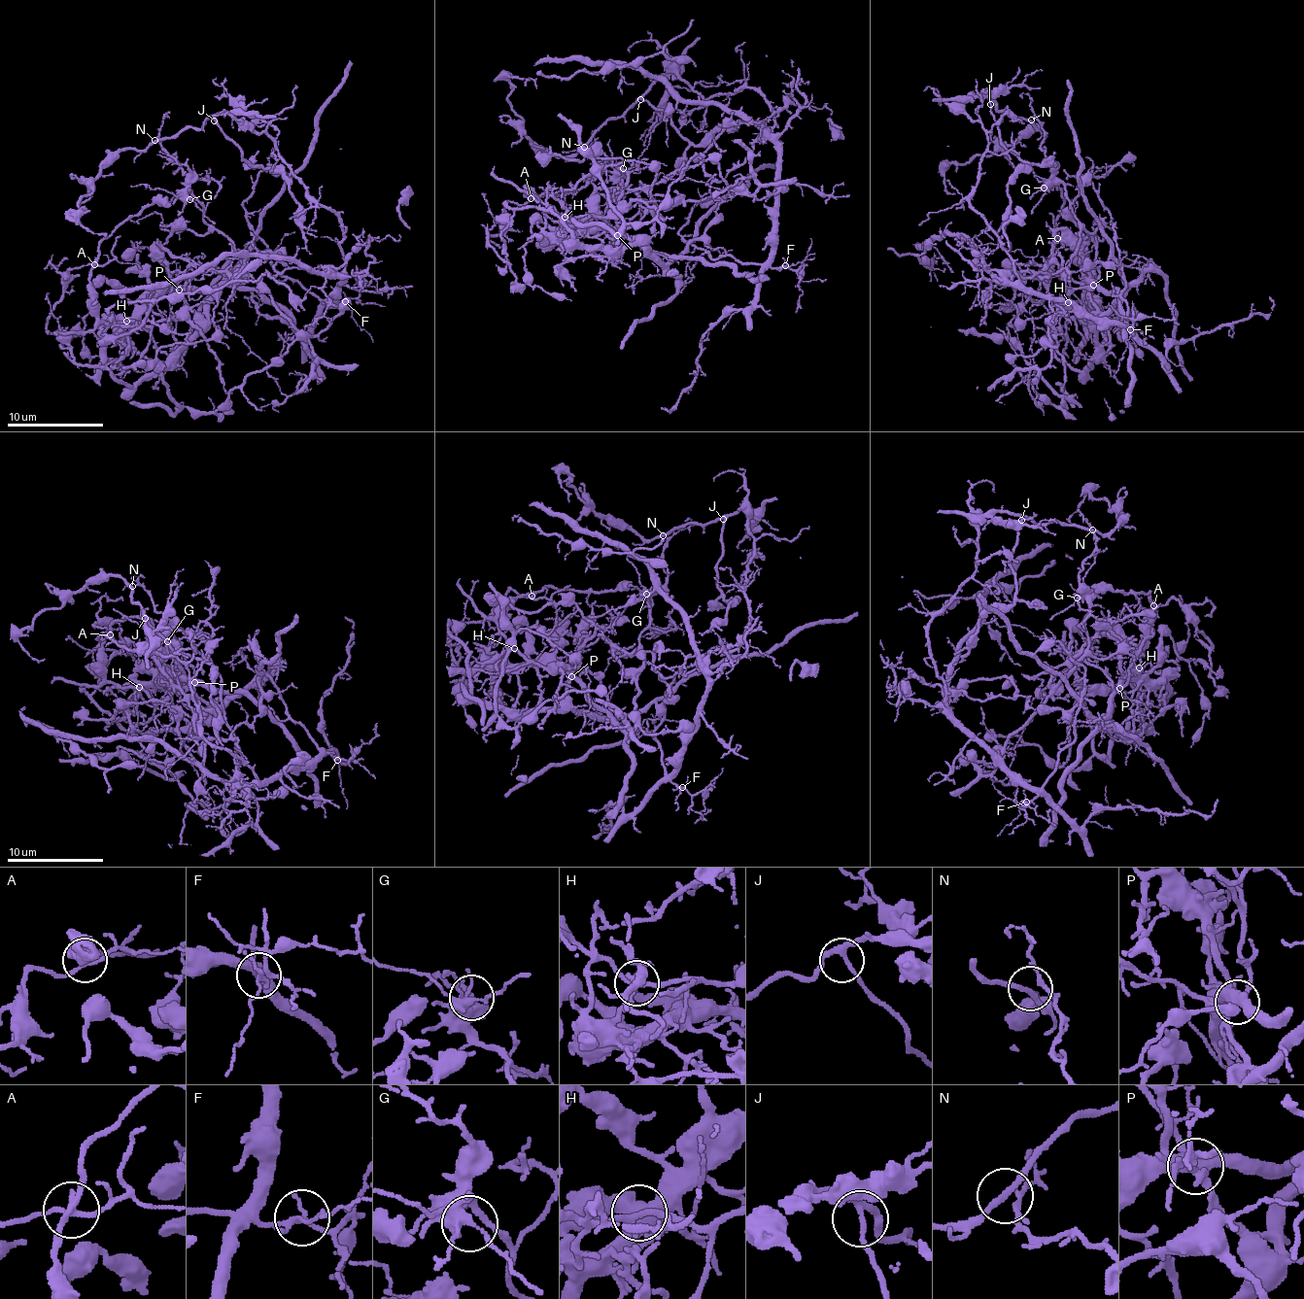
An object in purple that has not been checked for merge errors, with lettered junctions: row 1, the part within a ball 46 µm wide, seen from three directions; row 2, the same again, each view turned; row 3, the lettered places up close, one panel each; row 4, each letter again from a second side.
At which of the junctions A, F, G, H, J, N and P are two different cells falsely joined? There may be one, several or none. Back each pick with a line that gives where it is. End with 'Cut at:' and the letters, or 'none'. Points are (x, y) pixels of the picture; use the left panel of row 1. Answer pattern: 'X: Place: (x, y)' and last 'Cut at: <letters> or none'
A: Place: (94, 264)
P: Place: (179, 290)
Cut at: A, P

